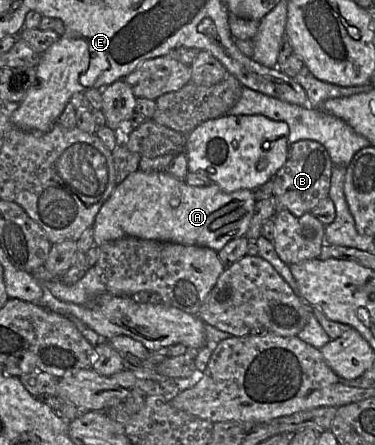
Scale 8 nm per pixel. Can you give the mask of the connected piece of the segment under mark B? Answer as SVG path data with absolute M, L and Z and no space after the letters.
M299 140L289 145L287 160L273 177L277 211L285 209L295 216L310 213L320 200L329 197L333 168L329 153L321 143Z

